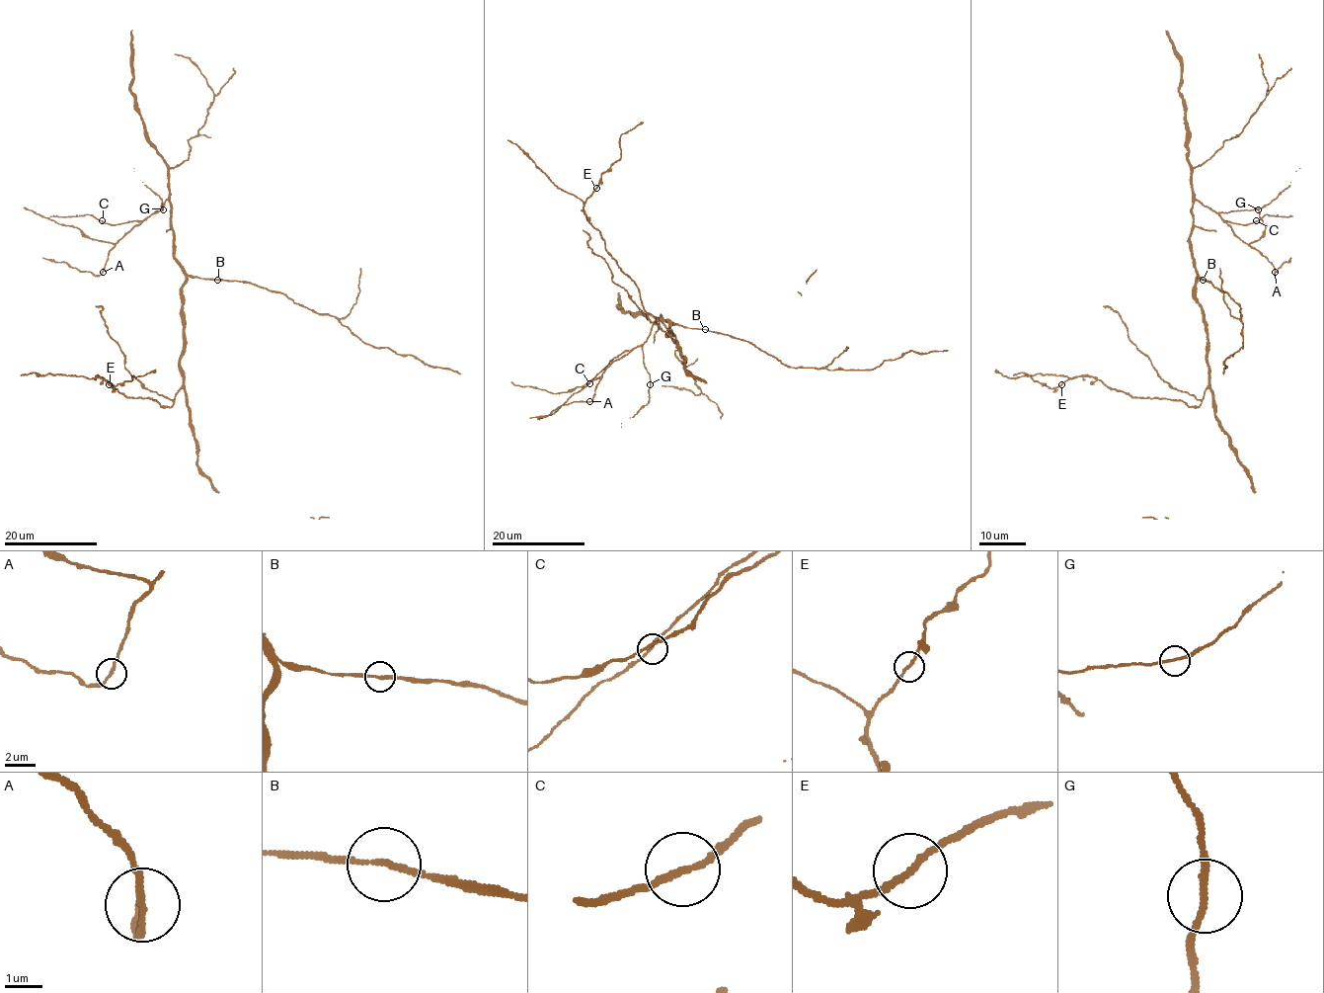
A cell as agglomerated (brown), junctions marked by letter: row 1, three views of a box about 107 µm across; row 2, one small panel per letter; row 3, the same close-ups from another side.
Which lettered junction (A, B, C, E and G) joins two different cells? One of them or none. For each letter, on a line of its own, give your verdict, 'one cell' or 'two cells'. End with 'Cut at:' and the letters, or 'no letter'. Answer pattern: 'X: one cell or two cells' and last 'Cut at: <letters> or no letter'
A: two cells
B: one cell
C: one cell
E: one cell
G: one cell
Cut at: A

